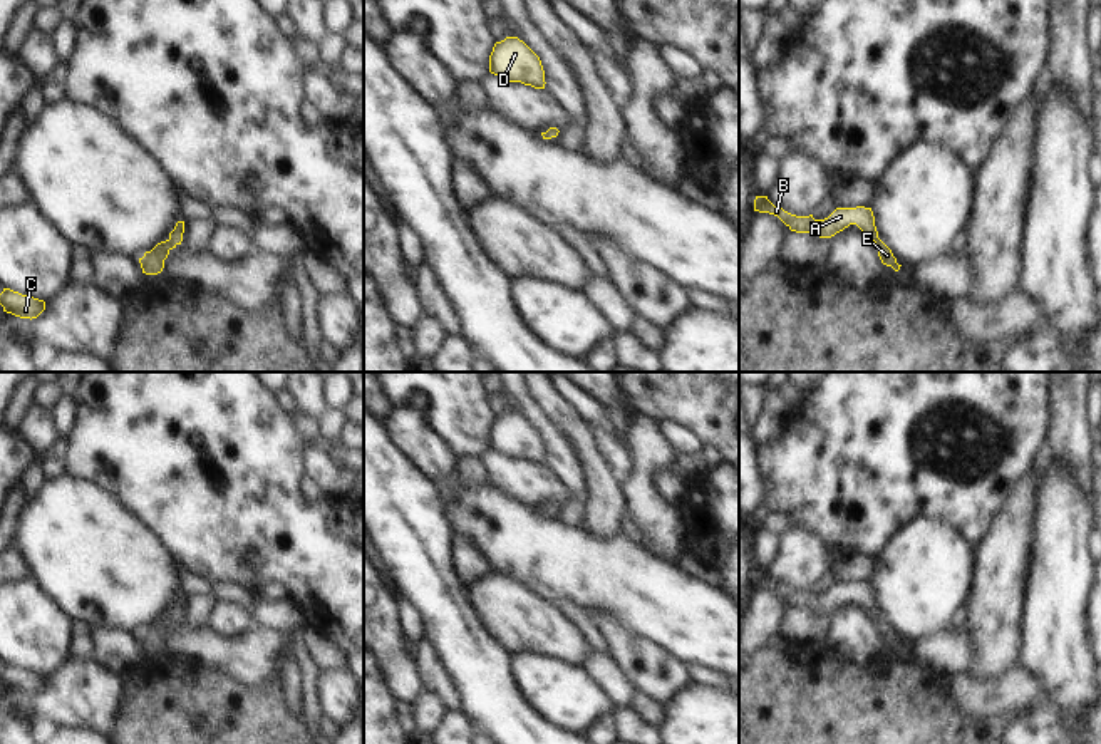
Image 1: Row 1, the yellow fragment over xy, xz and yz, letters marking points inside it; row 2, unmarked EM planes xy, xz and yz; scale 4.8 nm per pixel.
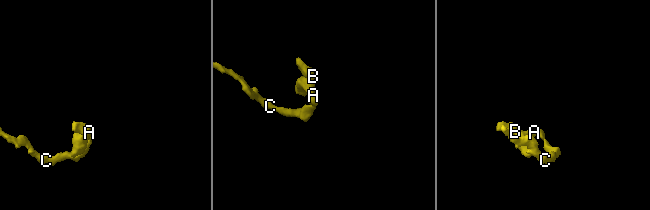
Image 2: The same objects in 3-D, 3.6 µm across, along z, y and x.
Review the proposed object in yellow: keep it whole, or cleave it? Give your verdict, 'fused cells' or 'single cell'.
single cell

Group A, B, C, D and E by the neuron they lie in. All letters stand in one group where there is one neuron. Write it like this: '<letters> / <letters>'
A B C D E

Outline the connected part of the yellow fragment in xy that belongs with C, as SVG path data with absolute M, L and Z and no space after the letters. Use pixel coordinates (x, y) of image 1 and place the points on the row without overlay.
M3 664L0 669L0 680L3 687L20 694L37 694L45 685L45 677L30 670L22 670L10 664Z

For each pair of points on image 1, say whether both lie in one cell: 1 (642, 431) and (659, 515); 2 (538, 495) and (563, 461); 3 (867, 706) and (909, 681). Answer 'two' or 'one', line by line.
1: one
2: two
3: one

